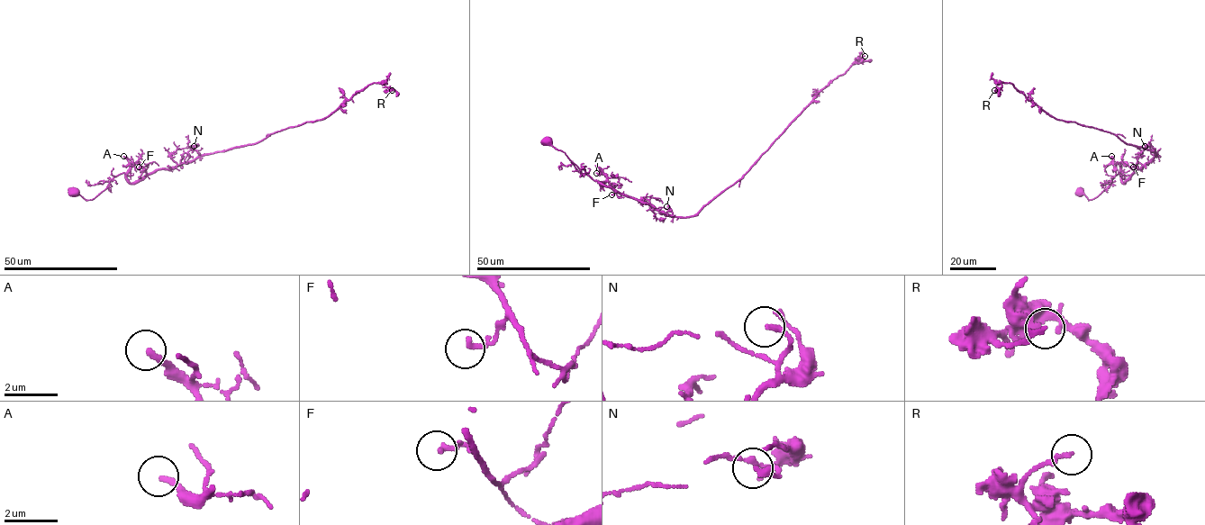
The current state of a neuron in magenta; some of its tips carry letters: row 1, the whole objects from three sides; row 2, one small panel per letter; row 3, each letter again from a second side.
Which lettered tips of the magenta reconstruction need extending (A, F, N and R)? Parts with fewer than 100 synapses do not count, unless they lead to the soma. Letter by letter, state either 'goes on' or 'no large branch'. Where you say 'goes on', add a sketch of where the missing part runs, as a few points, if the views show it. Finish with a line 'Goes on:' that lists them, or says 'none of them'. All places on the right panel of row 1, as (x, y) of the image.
A: no large branch
F: no large branch
N: no large branch
R: no large branch
Goes on: none of them

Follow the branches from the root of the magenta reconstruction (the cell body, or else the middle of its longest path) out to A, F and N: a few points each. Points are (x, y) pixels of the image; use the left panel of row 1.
A: (74, 192), (87, 200), (96, 196), (113, 177), (125, 173), (133, 163), (123, 156)
F: (74, 192), (91, 200), (113, 177), (125, 173), (136, 162), (142, 167), (139, 167)
N: (74, 192), (91, 200), (113, 177), (123, 173), (133, 183), (158, 169), (191, 161), (200, 155), (194, 146)

